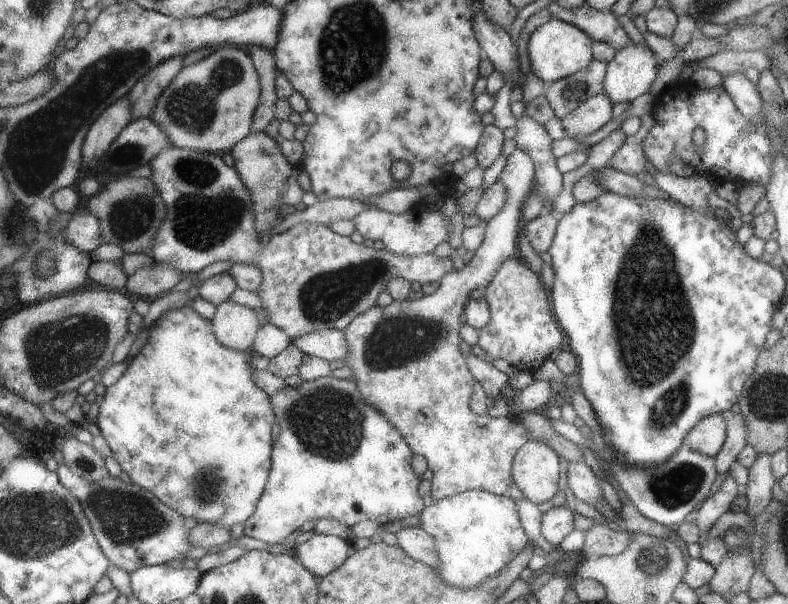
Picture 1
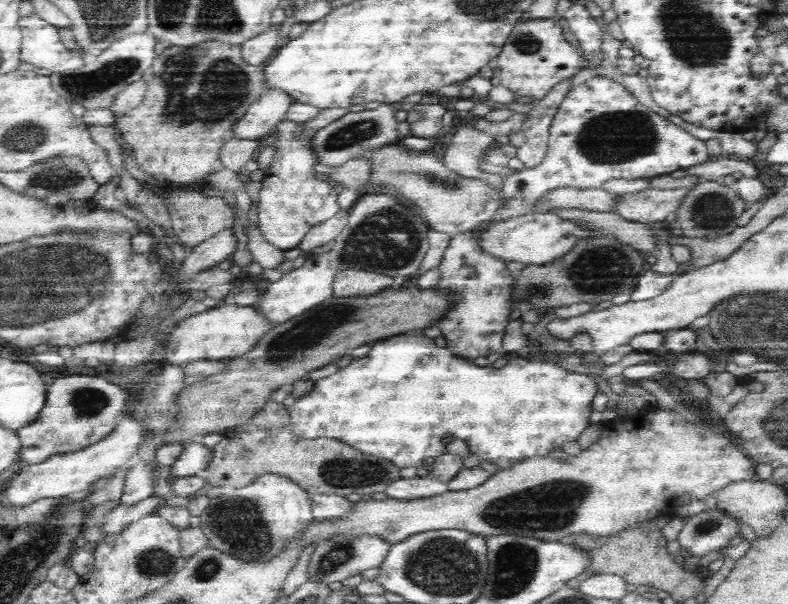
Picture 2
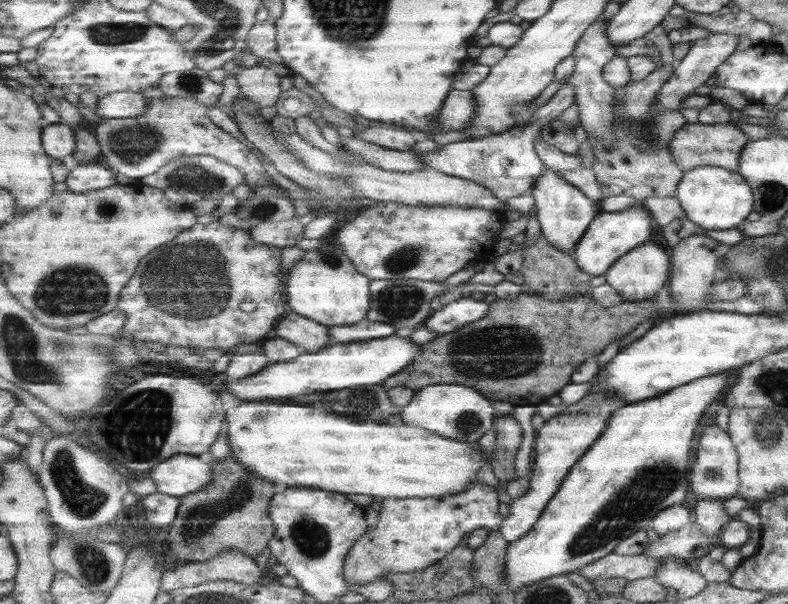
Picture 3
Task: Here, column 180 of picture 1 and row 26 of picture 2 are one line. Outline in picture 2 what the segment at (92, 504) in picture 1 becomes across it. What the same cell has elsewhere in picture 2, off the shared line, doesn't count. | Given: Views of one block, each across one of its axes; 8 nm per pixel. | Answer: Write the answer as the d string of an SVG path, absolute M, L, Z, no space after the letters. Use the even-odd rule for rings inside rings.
M531 17L526 22L519 21L497 57L499 84L508 87L516 97L529 96L535 103L542 100L557 82L571 80L580 70L588 68L580 48L569 44L561 31L556 19Z

